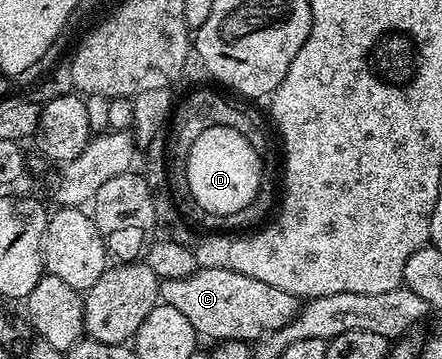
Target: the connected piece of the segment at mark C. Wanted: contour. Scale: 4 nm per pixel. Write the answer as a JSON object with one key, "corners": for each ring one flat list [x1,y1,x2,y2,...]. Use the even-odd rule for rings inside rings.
{"corners":[[201,266,189,276,163,280,159,284,160,303,175,306,175,310,179,310,179,314,185,315,187,322,191,322,198,337,210,336,213,342,256,342,287,326,297,316,298,297,287,294,287,290,275,290,275,286,267,286,267,282,239,274,228,266,220,267]]}

